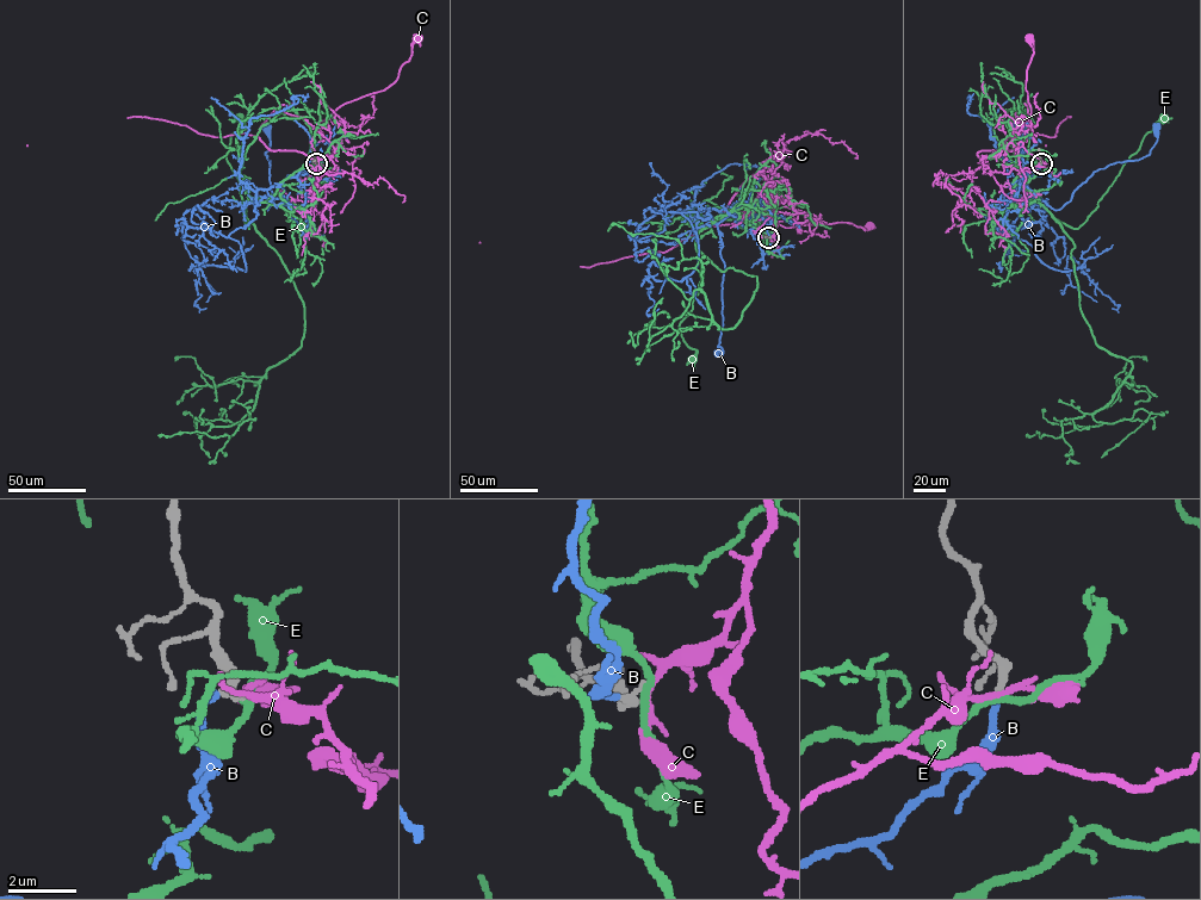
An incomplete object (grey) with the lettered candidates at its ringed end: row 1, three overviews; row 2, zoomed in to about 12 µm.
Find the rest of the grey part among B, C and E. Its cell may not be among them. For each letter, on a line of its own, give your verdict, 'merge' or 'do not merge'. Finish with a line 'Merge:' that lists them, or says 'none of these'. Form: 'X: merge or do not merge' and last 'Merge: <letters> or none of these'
B: merge
C: do not merge
E: do not merge
Merge: B

